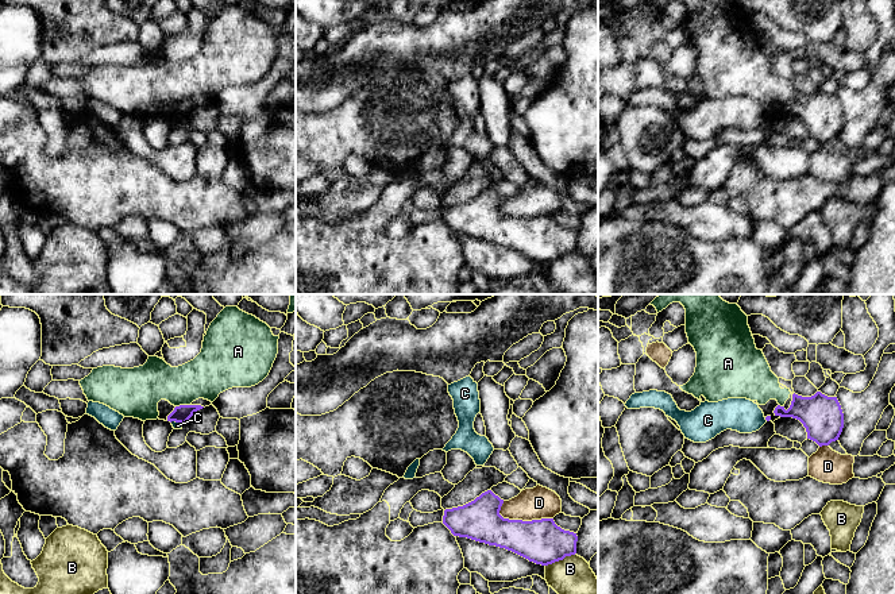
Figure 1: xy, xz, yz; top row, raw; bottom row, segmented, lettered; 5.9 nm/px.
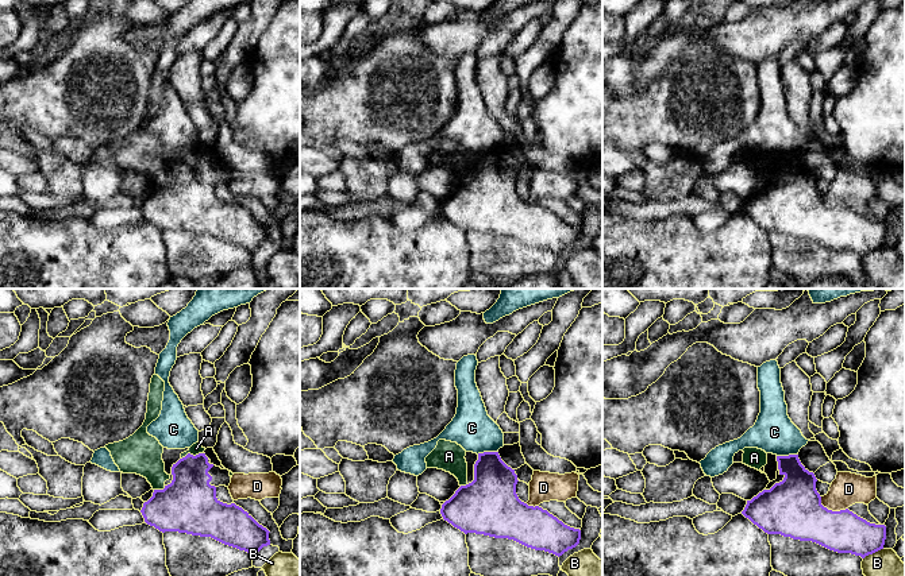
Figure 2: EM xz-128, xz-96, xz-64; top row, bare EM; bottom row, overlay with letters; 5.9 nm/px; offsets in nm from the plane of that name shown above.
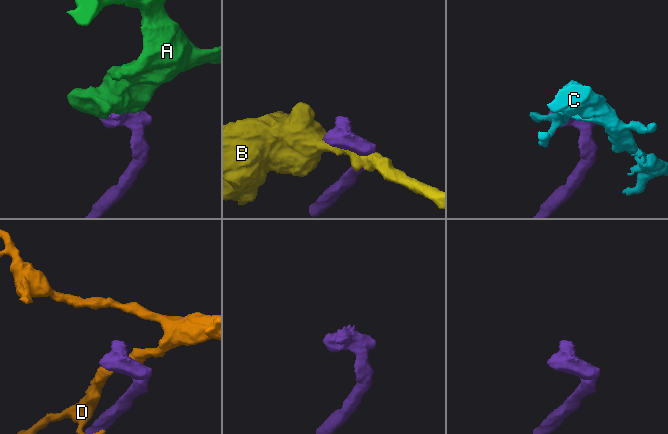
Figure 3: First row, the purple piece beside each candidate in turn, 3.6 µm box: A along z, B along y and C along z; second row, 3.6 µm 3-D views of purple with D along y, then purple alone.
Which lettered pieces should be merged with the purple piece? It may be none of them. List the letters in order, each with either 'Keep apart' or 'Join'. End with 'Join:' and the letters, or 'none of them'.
A: Join
B: Keep apart
C: Keep apart
D: Keep apart
Join: A

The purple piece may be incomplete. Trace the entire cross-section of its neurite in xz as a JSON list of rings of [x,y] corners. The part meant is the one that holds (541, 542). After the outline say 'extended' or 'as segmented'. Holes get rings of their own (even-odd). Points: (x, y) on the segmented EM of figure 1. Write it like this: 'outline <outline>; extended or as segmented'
outline [[[487,490],[463,506],[445,509],[443,524],[454,536],[505,548],[541,566],[552,564],[576,554],[576,533],[562,529],[555,524],[553,518],[532,521],[504,518],[499,514],[502,504],[504,500]]]; as segmented

